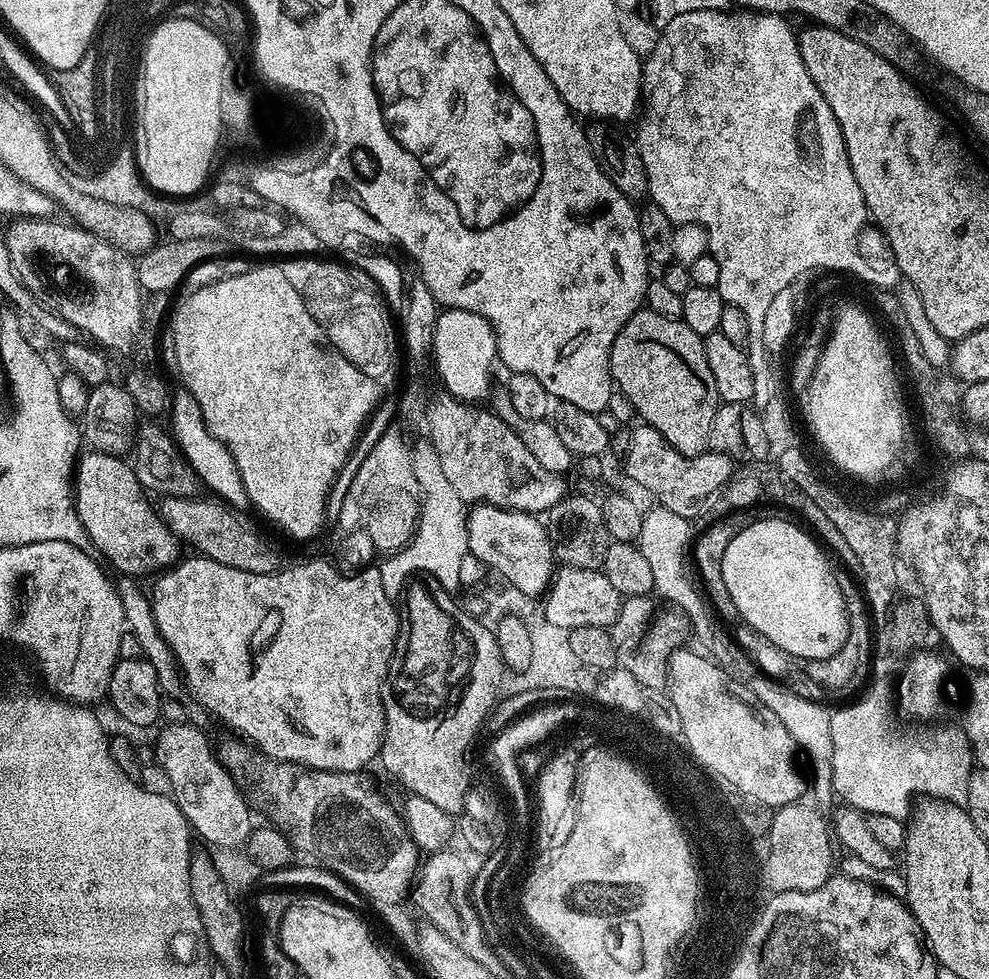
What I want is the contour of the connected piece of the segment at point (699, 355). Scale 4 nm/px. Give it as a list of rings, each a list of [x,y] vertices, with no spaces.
[[[646,306],[630,317],[626,326],[614,338],[612,353],[608,359],[608,367],[612,370],[615,387],[632,403],[632,408],[678,454],[697,456],[709,451],[708,435],[710,425],[714,423],[714,414],[722,403],[718,390],[714,386],[714,374],[710,374],[710,366],[706,363],[704,337],[694,334],[690,326],[682,319],[666,318],[666,314],[658,314]]]

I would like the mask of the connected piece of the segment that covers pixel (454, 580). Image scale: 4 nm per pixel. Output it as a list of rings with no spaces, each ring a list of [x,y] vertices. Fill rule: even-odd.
[[[431,450],[416,452],[412,458],[413,474],[420,489],[419,523],[411,540],[399,552],[389,555],[379,565],[382,586],[386,594],[399,597],[407,589],[417,574],[431,578],[450,594],[461,587],[458,565],[468,550],[468,514],[466,502],[450,486],[446,474],[442,472],[442,462],[438,454]]]

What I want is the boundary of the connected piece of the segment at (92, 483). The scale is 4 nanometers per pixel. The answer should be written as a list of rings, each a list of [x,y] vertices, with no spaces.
[[[95,450],[85,451],[77,459],[74,499],[78,518],[82,526],[86,526],[92,548],[100,551],[125,576],[143,578],[151,568],[164,570],[177,563],[181,555],[182,548],[176,535],[164,525],[159,511],[148,505],[147,498],[136,477],[135,467],[127,459]]]

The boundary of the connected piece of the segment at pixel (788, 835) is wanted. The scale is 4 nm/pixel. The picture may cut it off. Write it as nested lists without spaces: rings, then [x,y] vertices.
[[[803,802],[799,807],[786,808],[773,825],[772,852],[769,853],[765,869],[768,882],[765,889],[777,892],[809,892],[818,890],[834,874],[834,840],[830,835],[830,824],[820,816],[811,803]]]

